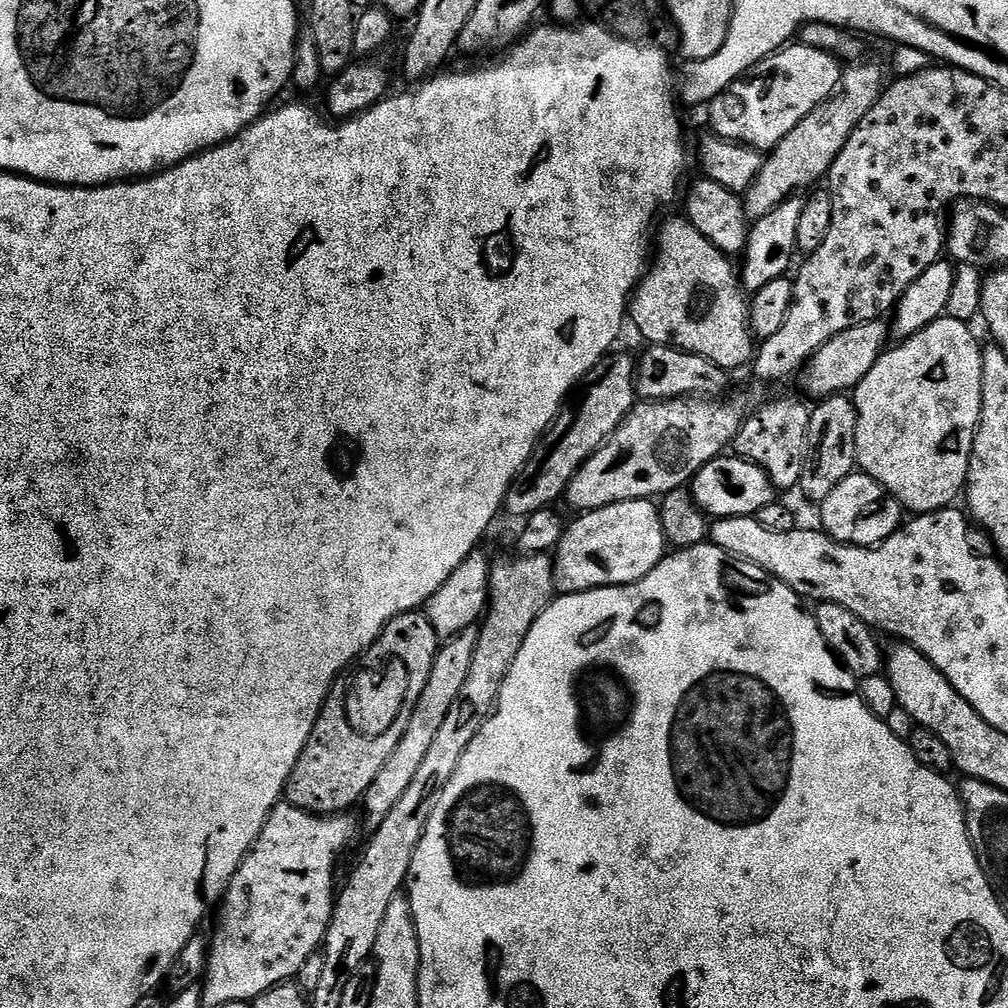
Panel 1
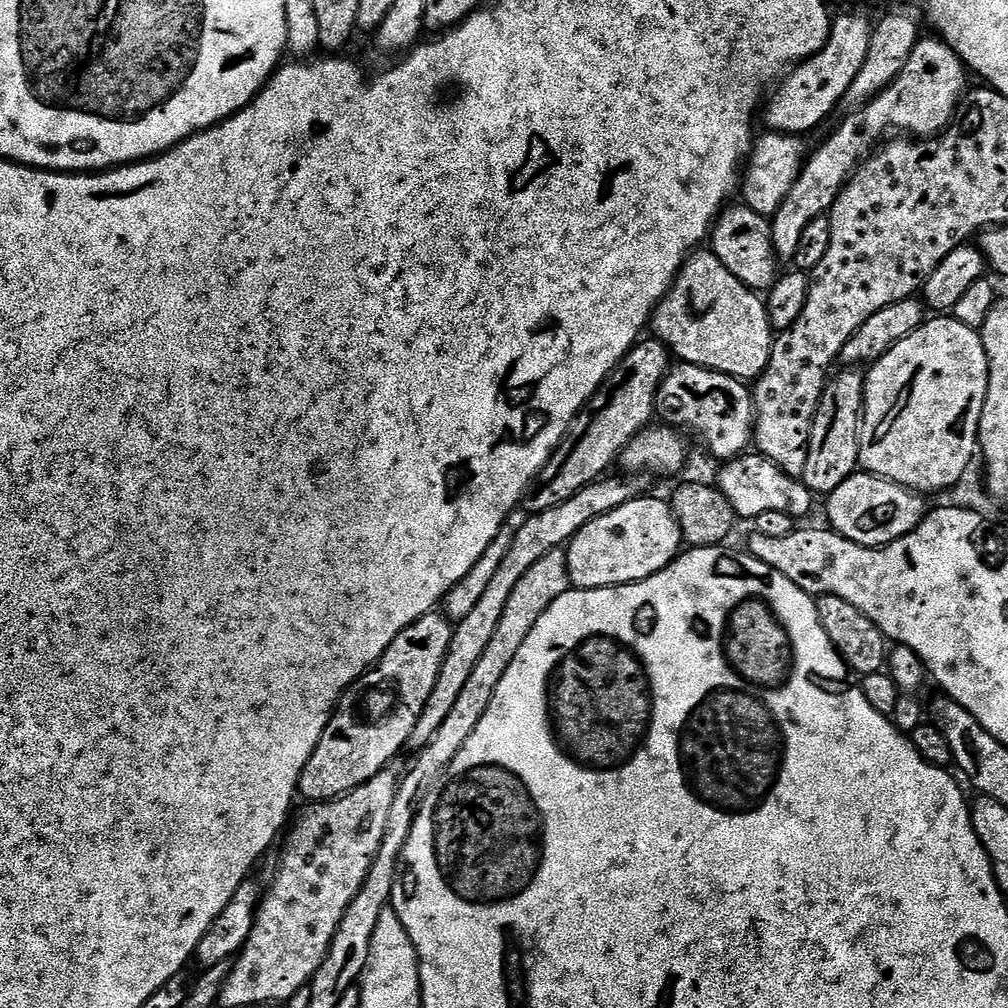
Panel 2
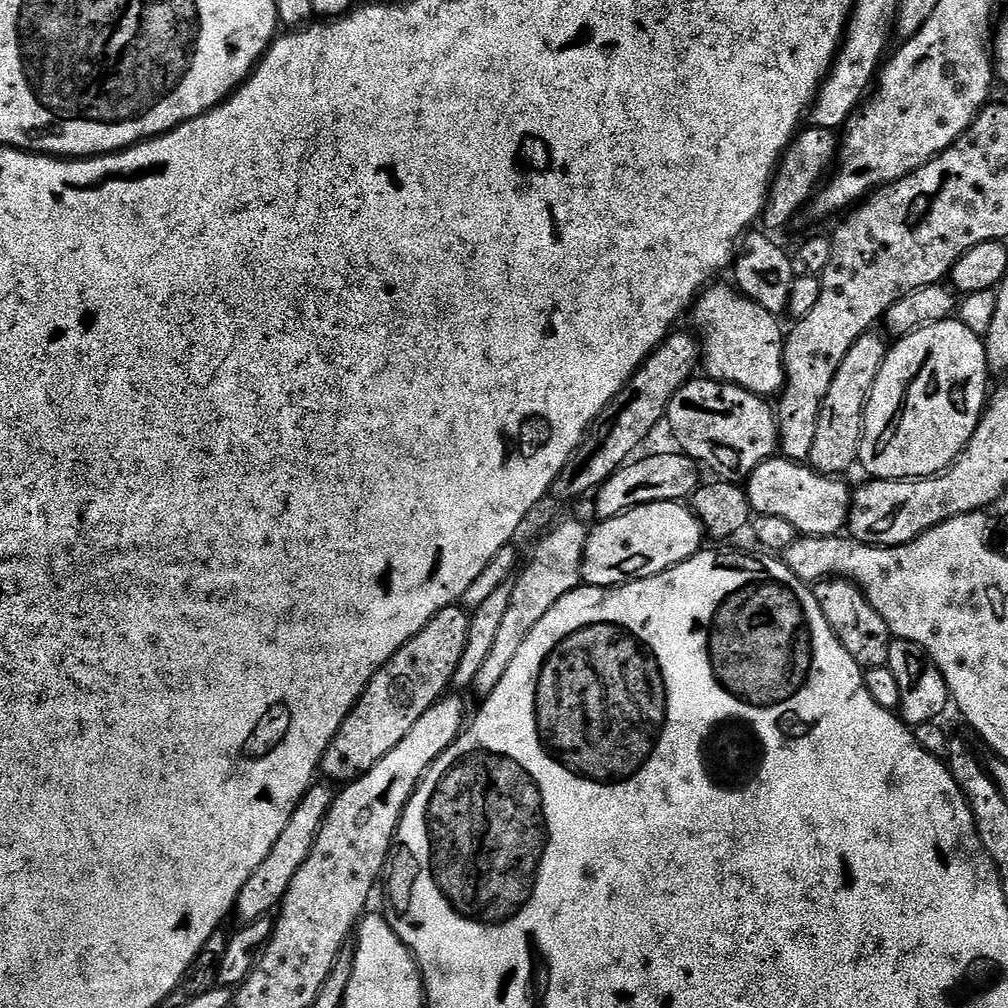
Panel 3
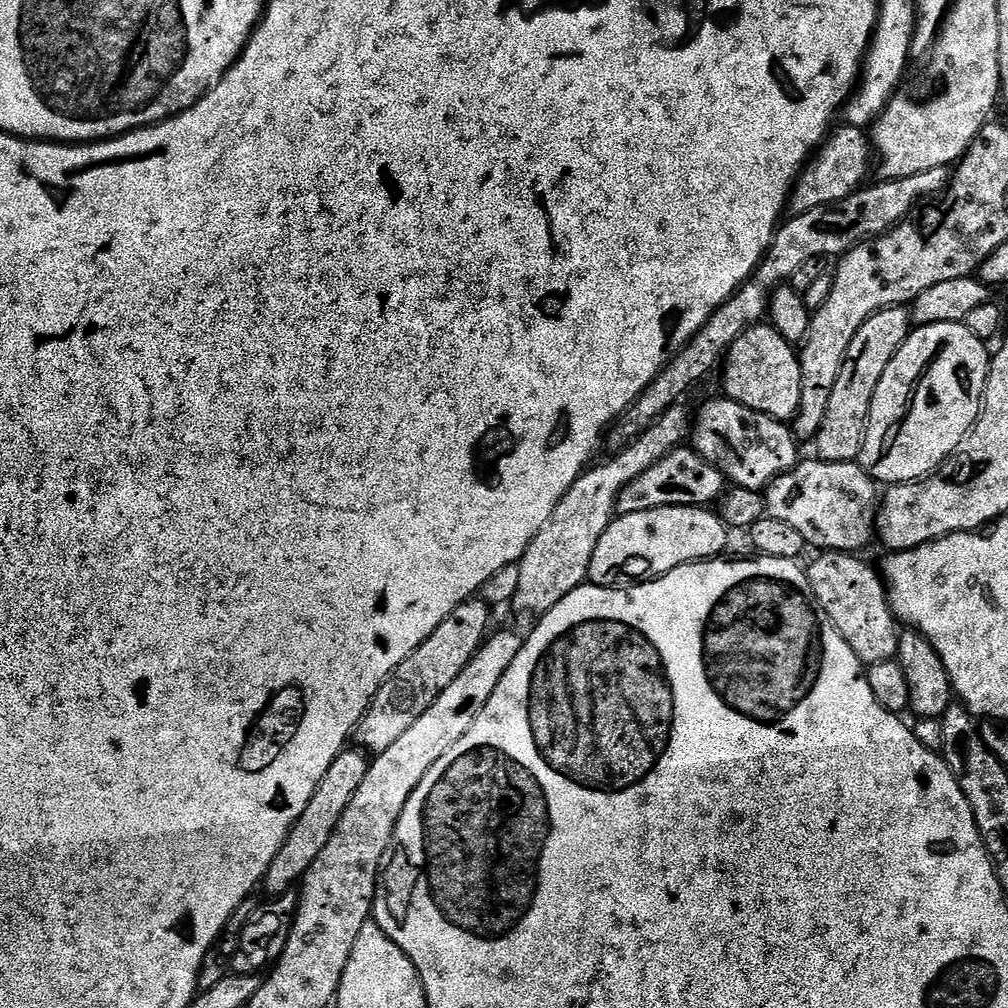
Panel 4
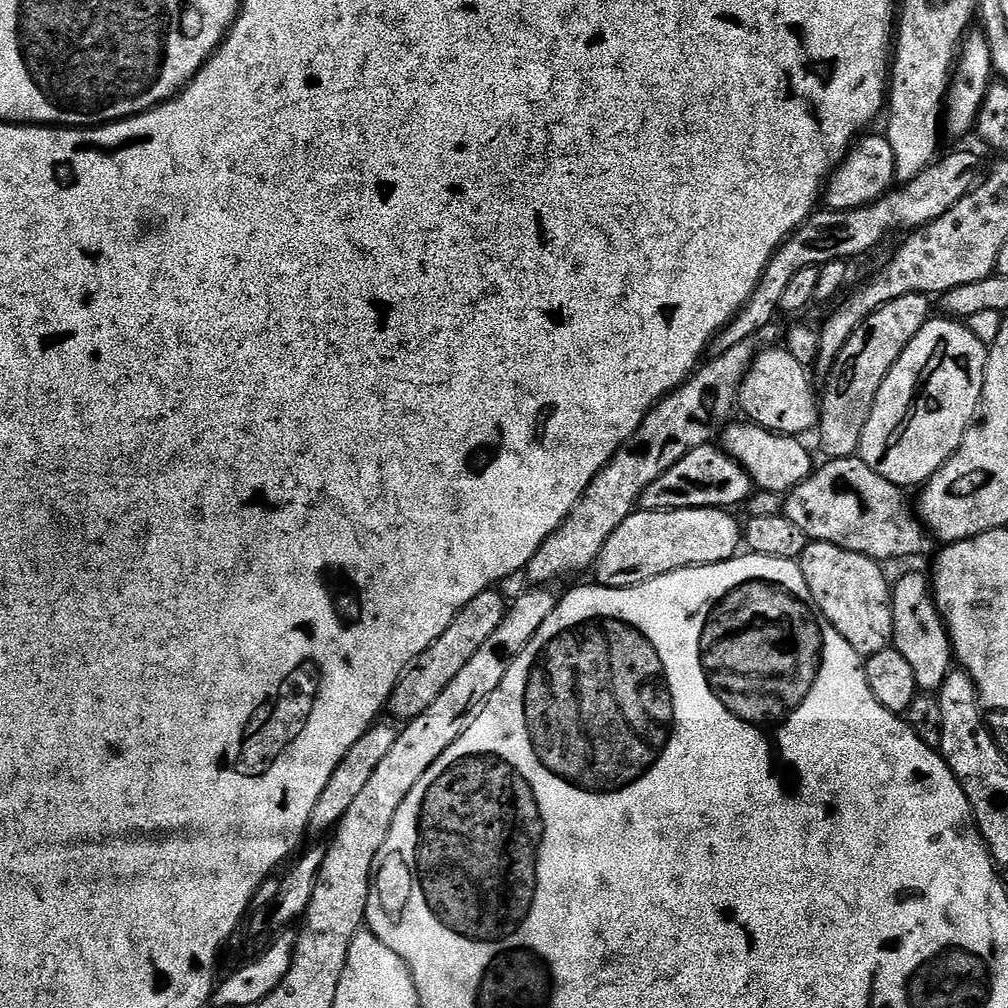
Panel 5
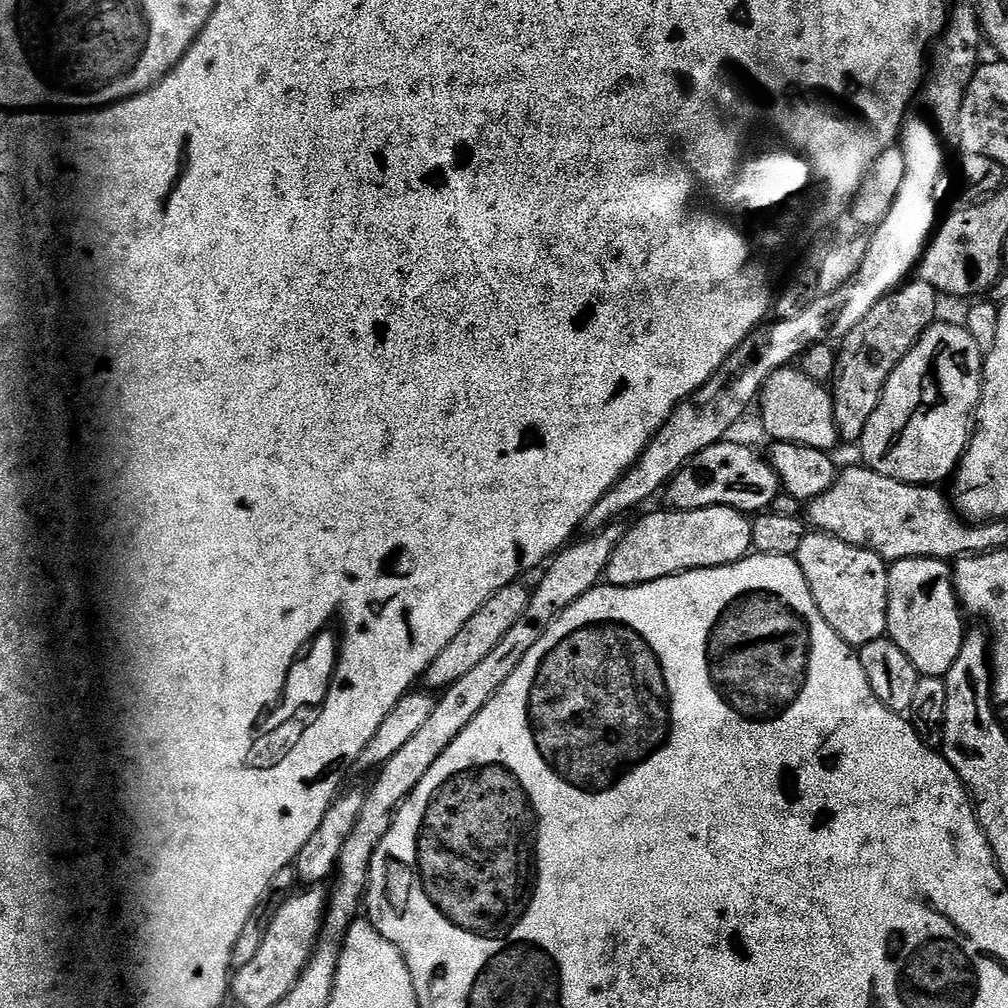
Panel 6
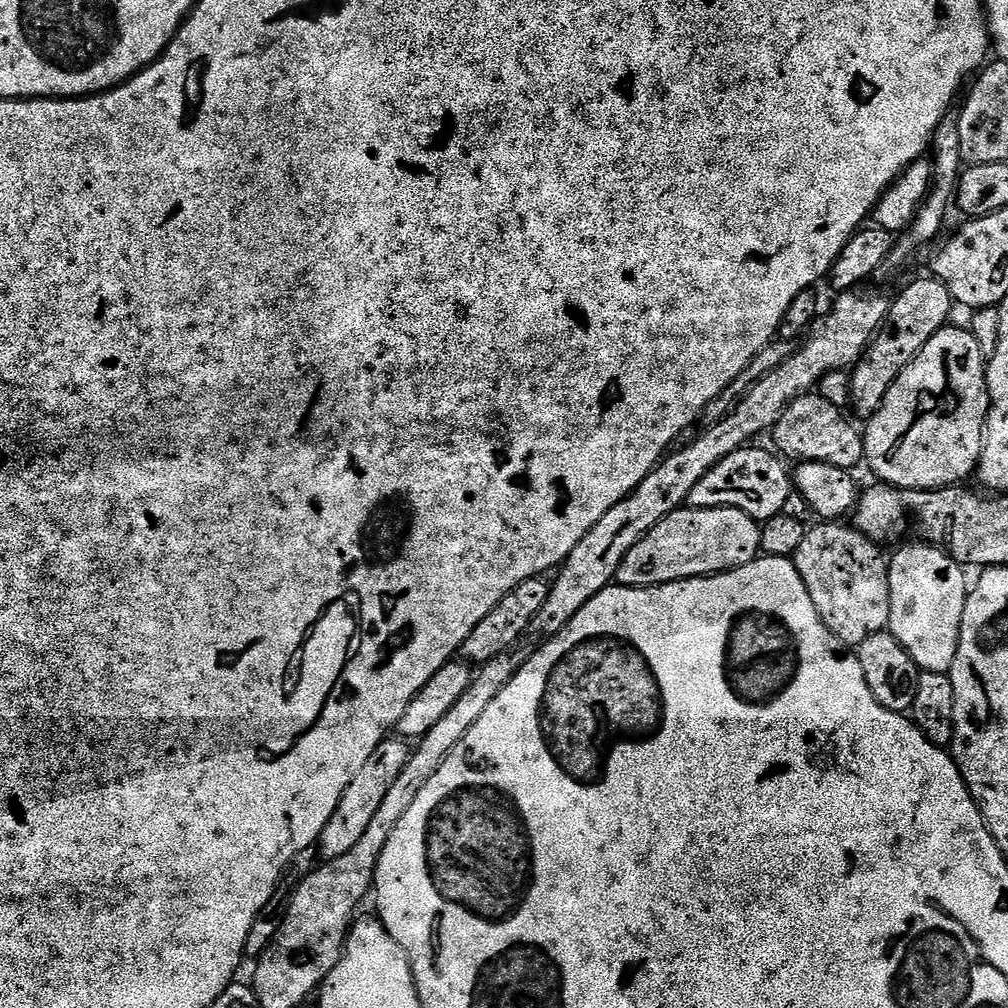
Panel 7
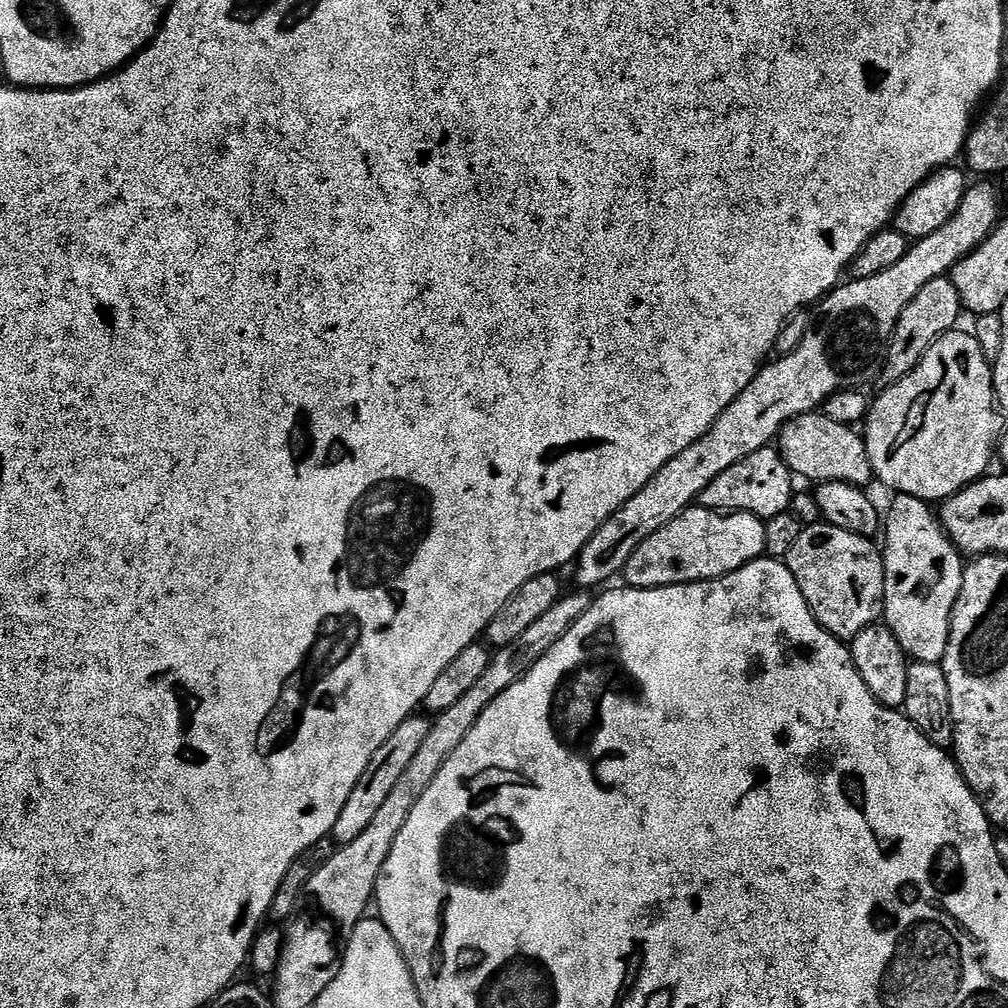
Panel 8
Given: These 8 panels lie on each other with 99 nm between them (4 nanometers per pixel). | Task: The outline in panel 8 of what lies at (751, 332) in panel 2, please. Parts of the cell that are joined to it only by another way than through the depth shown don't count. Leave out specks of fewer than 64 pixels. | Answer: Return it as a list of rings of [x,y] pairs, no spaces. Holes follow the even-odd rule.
[[[820,410],[807,412],[785,424],[778,437],[778,451],[793,477],[800,479],[801,476],[804,480],[816,480],[817,485],[826,482],[846,482],[847,484],[868,486],[868,483],[873,483],[874,480],[872,463],[868,457],[868,448],[864,445],[863,435],[855,427],[842,422],[834,422],[834,418],[826,418],[823,411]]]

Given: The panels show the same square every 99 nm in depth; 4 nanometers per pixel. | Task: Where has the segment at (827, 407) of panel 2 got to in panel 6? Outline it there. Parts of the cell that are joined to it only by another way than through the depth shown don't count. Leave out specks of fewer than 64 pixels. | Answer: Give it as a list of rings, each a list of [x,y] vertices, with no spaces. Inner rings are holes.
[[[919,278],[913,279],[891,292],[886,298],[882,298],[882,302],[878,302],[878,306],[874,306],[874,310],[870,310],[870,314],[866,314],[866,318],[862,318],[862,322],[858,322],[858,326],[854,326],[854,330],[850,330],[850,334],[844,337],[844,349],[841,347],[836,357],[836,378],[830,385],[834,418],[841,441],[859,442],[862,438],[866,422],[870,422],[870,414],[874,414],[890,374],[896,369],[898,362],[902,362],[905,354],[922,338],[925,330],[931,324],[937,323],[936,311],[940,308],[940,300],[942,301],[941,293],[937,292],[934,286]]]

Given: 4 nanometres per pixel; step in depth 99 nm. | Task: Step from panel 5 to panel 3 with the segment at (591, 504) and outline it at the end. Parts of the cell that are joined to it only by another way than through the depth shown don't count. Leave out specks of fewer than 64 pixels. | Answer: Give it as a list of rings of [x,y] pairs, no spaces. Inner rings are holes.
[[[564,520],[553,532],[548,532],[536,544],[528,565],[519,569],[518,575],[512,584],[510,594],[510,606],[506,609],[506,618],[502,621],[500,632],[494,642],[494,650],[490,650],[485,664],[478,669],[478,678],[474,678],[472,688],[480,695],[480,698],[487,698],[502,682],[506,670],[510,670],[510,662],[518,654],[518,650],[525,644],[526,638],[550,614],[554,602],[562,602],[566,594],[570,594],[575,588],[582,584],[582,562],[584,551],[588,541],[589,525],[584,525],[580,520]]]

